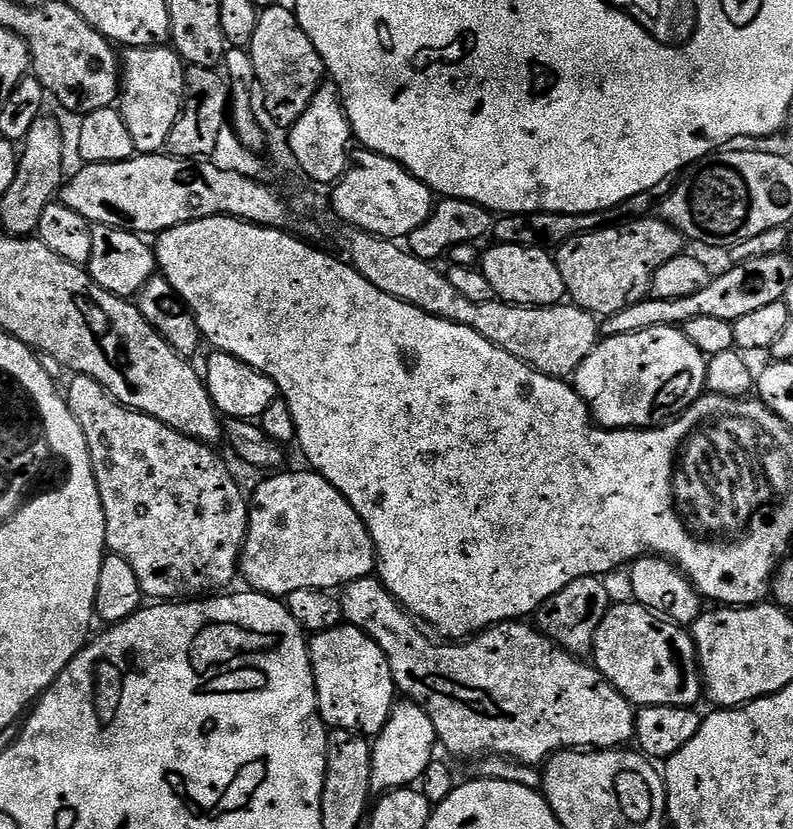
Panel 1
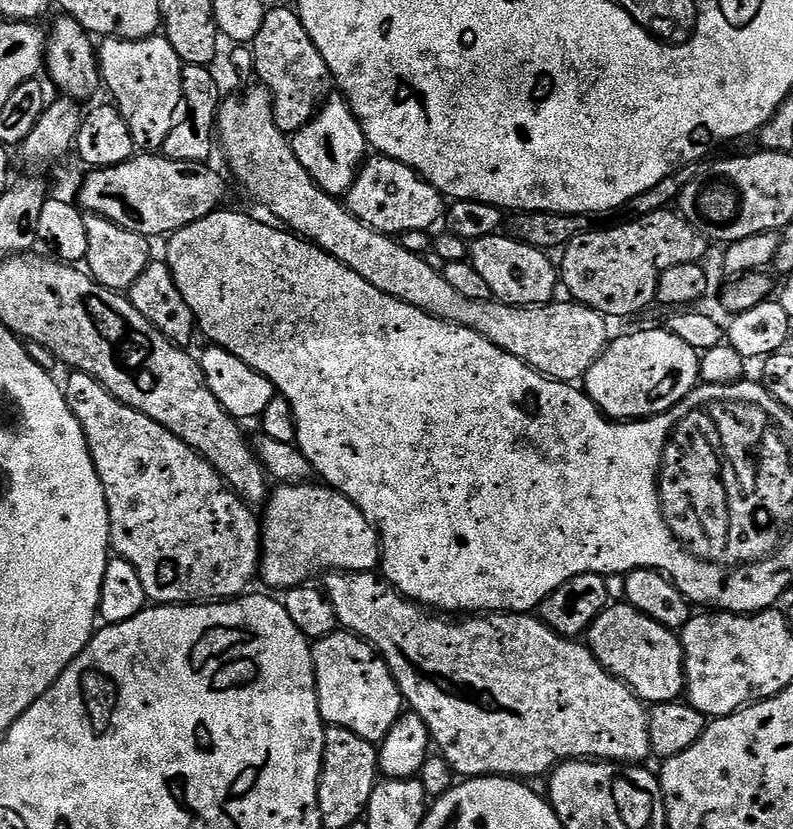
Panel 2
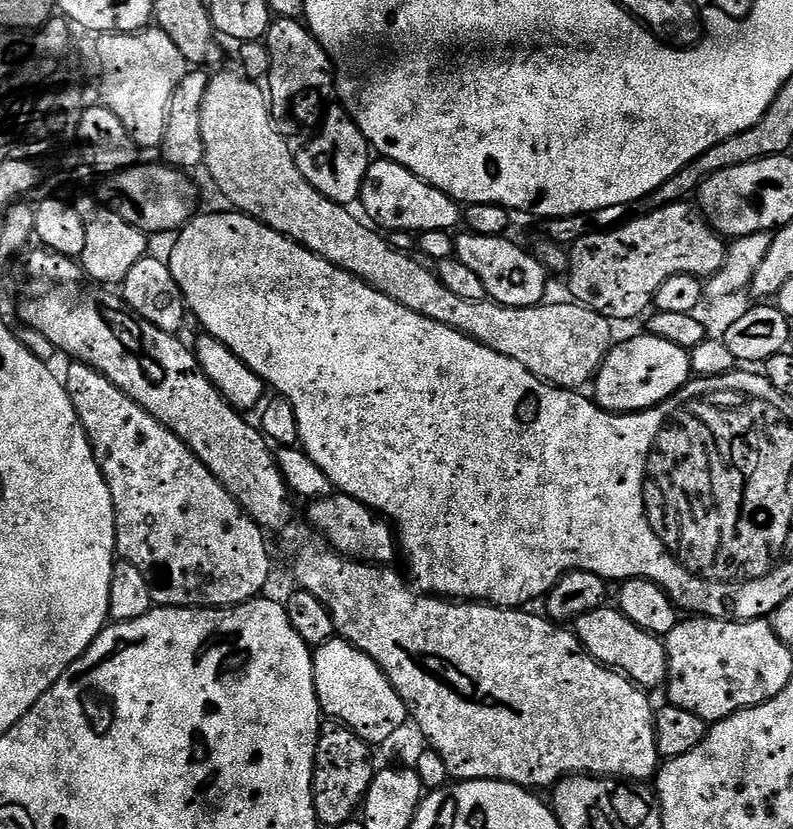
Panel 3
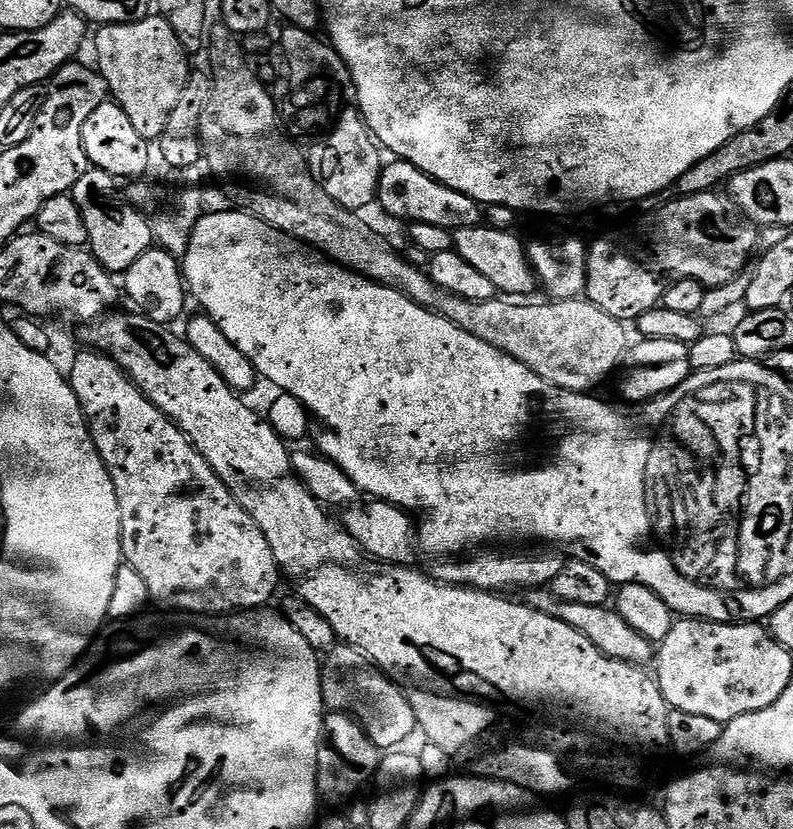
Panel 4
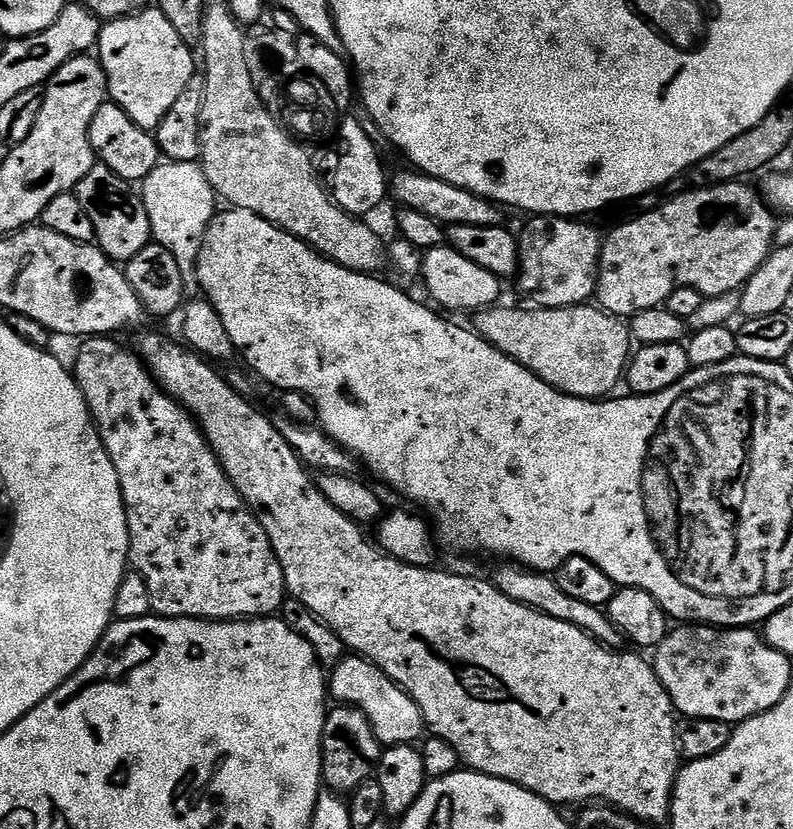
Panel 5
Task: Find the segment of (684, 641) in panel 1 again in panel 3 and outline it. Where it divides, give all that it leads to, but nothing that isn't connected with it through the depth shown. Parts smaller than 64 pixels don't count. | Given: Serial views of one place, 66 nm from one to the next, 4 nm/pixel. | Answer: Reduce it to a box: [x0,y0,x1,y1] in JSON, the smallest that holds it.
[574,606,669,690]

